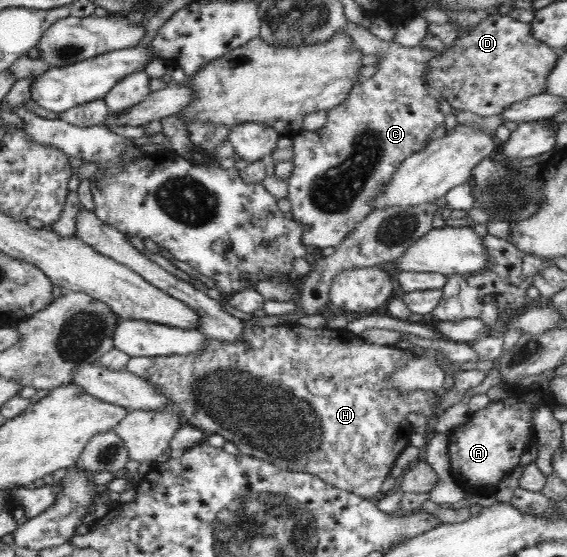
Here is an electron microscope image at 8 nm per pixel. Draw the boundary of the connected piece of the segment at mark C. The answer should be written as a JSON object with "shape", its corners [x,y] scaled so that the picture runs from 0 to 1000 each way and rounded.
{"shape":[[[616,36],[612,38],[612,48],[608,48],[608,52],[614,57],[614,63],[623,68],[624,83],[640,99],[663,99],[667,102],[667,110],[661,111],[665,127],[656,138],[651,138],[651,142],[637,142],[623,151],[608,183],[601,185],[601,189],[594,189],[594,192],[578,201],[578,217],[573,221],[573,226],[566,228],[561,235],[527,235],[527,239],[520,239],[515,246],[517,273],[520,273],[520,278],[517,278],[517,287],[513,289],[513,293],[517,293],[517,311],[513,311],[513,318],[508,321],[510,346],[506,354],[513,363],[517,384],[515,397],[531,408],[540,408],[538,418],[534,418],[534,425],[531,425],[531,434],[534,434],[538,443],[552,442],[566,447],[577,443],[593,447],[610,429],[616,422],[614,418],[623,415],[623,411],[631,406],[631,400],[637,400],[647,386],[661,377],[660,372],[656,372],[656,357],[665,348],[675,346],[675,339],[679,339],[677,334],[693,321],[693,311],[700,307],[700,300],[704,300],[714,285],[725,282],[725,278],[751,268],[753,259],[757,259],[758,253],[758,242],[767,235],[772,224],[780,224],[785,217],[785,208],[774,199],[776,185],[751,165],[751,153],[746,144],[750,113],[769,99],[767,90],[757,88],[743,79],[728,84],[711,84],[700,79],[697,72],[672,72],[658,59],[651,57],[651,50],[630,45]]]}

